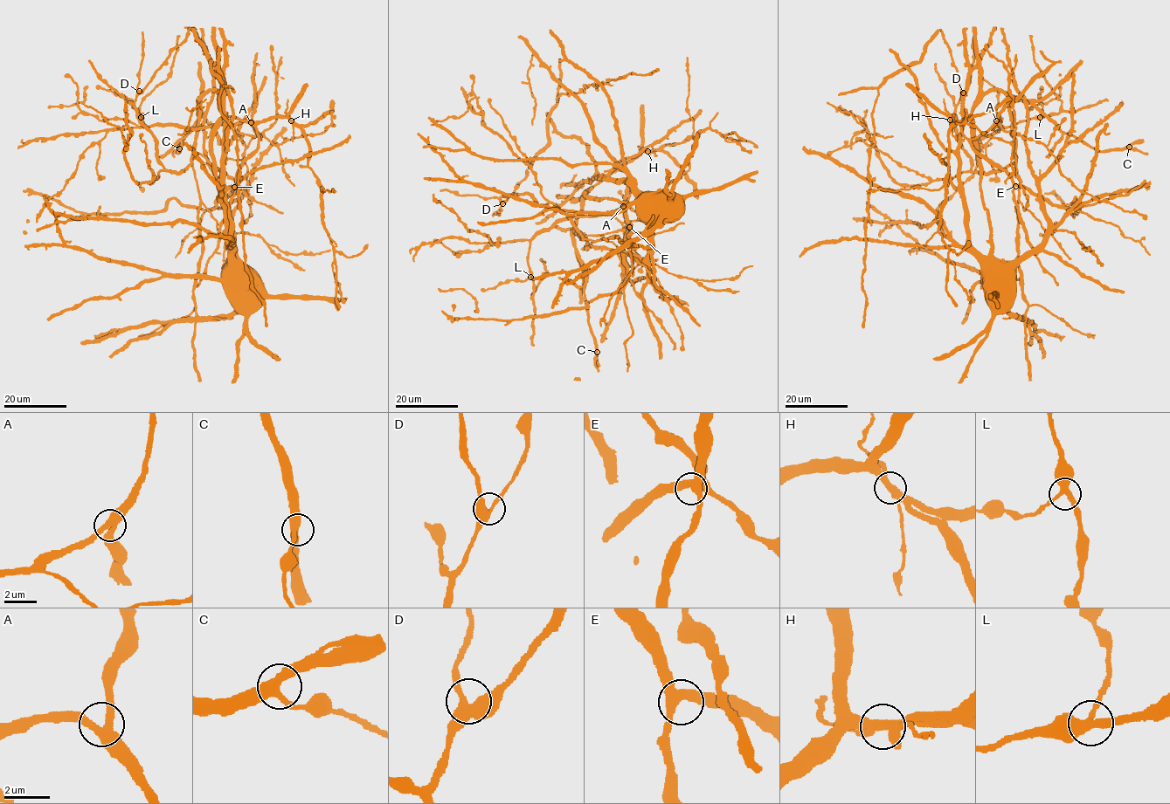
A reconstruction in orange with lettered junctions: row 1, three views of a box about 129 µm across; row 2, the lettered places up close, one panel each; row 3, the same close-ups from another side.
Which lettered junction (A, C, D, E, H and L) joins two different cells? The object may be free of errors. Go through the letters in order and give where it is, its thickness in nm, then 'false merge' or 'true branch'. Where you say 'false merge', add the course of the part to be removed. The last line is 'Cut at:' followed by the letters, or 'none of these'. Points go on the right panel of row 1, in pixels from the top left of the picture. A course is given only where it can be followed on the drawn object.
A: place (996, 120); calibre 380 nm; true branch
C: place (1129, 147); calibre 400 nm; true branch
D: place (963, 92); calibre 400 nm; true branch
E: place (1015, 186); calibre 400 nm; true branch
H: place (950, 120); calibre 400 nm; false merge; course (950, 120), (944, 99)
L: place (1040, 117); calibre 380 nm; true branch
Cut at: H

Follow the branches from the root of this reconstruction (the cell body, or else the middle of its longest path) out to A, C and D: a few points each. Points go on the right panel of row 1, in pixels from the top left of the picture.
A: (985, 259), (991, 228), (981, 192), (974, 122), (967, 116), (960, 124), (963, 135), (975, 139), (996, 120)
C: (985, 259), (991, 228), (971, 111), (985, 93), (1003, 91), (1028, 100), (1062, 132), (1098, 150), (1129, 147)
D: (985, 259), (1027, 257), (1052, 233), (1020, 202), (1014, 163), (987, 173), (971, 171), (955, 126), (963, 92)

